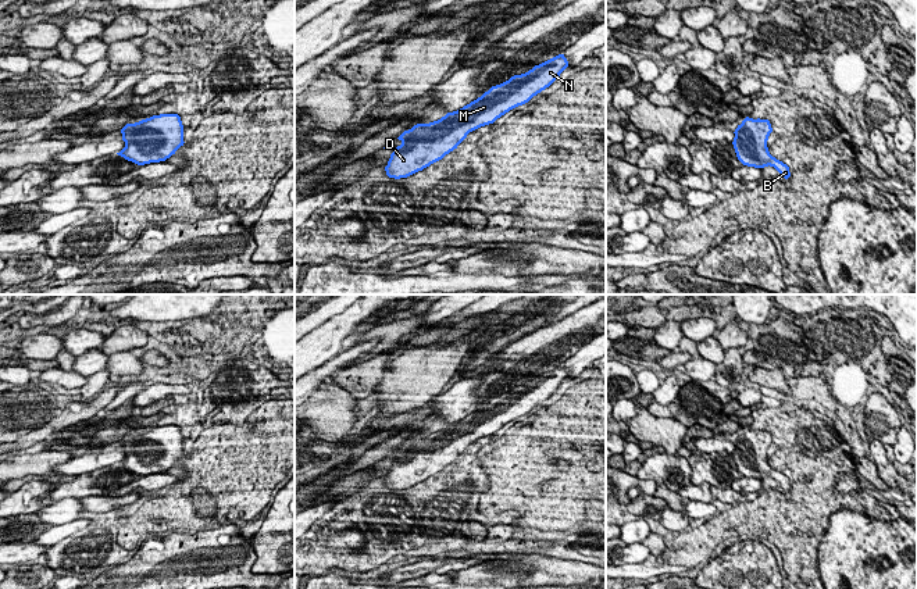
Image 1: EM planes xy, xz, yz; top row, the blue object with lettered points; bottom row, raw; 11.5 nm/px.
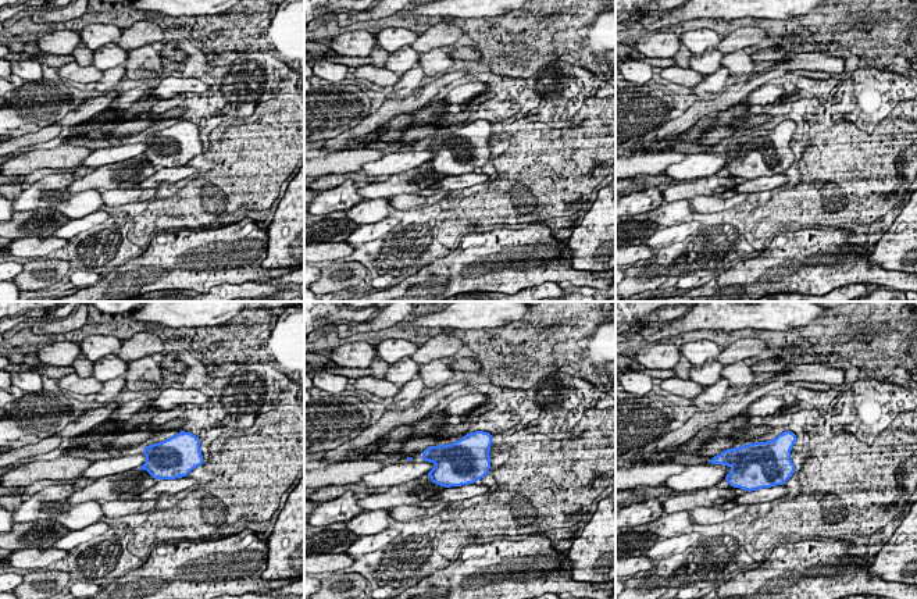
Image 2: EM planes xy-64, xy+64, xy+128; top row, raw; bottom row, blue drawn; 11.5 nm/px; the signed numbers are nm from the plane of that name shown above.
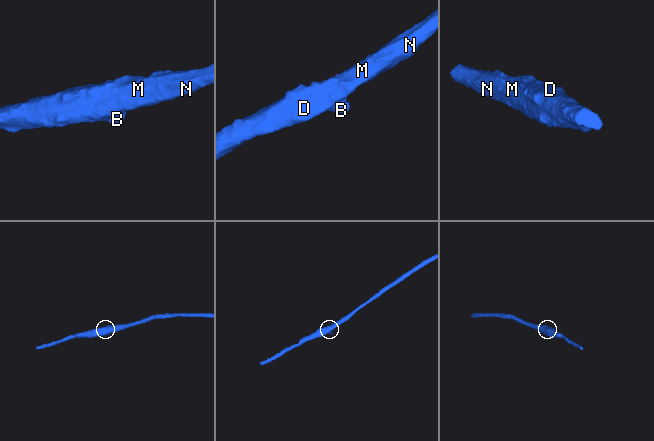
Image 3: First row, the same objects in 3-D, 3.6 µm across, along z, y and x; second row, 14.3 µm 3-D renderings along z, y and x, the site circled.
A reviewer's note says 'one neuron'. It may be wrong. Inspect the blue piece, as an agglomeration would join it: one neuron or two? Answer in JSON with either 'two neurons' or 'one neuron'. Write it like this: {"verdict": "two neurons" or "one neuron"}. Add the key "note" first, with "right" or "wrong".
{"note": "right", "verdict": "one neuron"}

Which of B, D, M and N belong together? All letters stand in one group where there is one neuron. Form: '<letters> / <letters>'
B D M N

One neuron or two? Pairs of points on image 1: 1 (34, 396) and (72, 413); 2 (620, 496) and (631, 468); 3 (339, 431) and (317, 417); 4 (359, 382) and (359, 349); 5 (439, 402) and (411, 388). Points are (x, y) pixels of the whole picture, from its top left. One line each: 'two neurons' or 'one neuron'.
1: two neurons
2: two neurons
3: one neuron
4: two neurons
5: two neurons

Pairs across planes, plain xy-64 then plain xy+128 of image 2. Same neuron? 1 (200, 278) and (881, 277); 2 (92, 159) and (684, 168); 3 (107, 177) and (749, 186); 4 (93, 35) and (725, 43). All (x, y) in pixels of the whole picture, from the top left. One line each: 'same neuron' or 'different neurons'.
1: same neuron
2: same neuron
3: different neurons
4: different neurons

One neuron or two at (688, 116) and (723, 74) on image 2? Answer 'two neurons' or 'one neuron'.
two neurons

